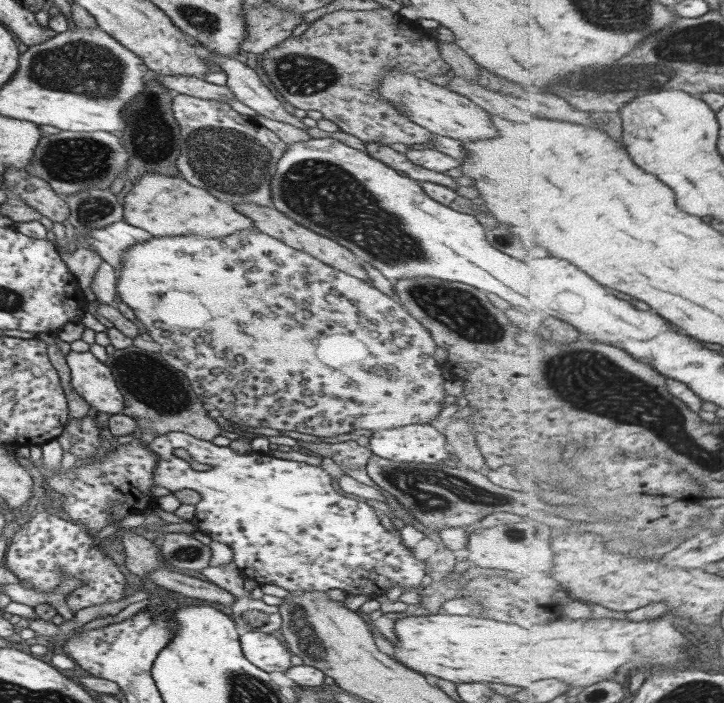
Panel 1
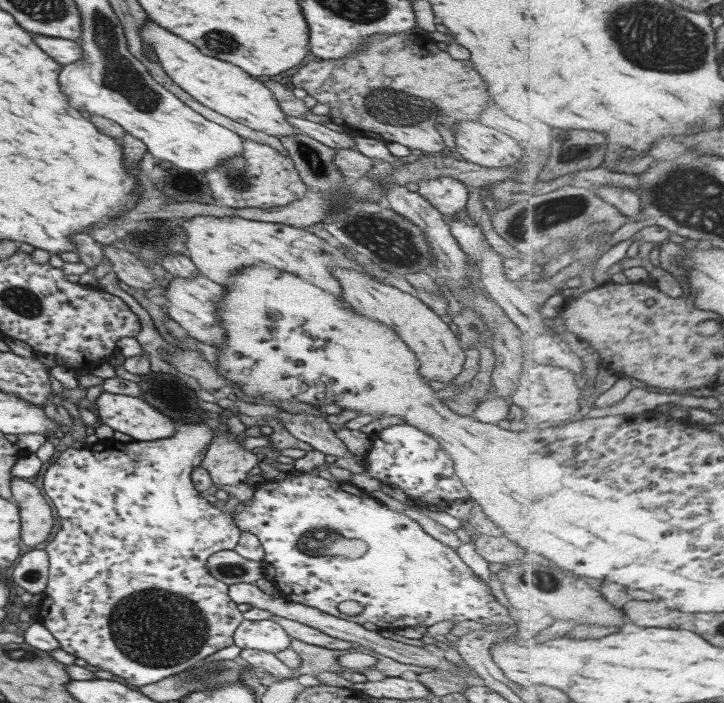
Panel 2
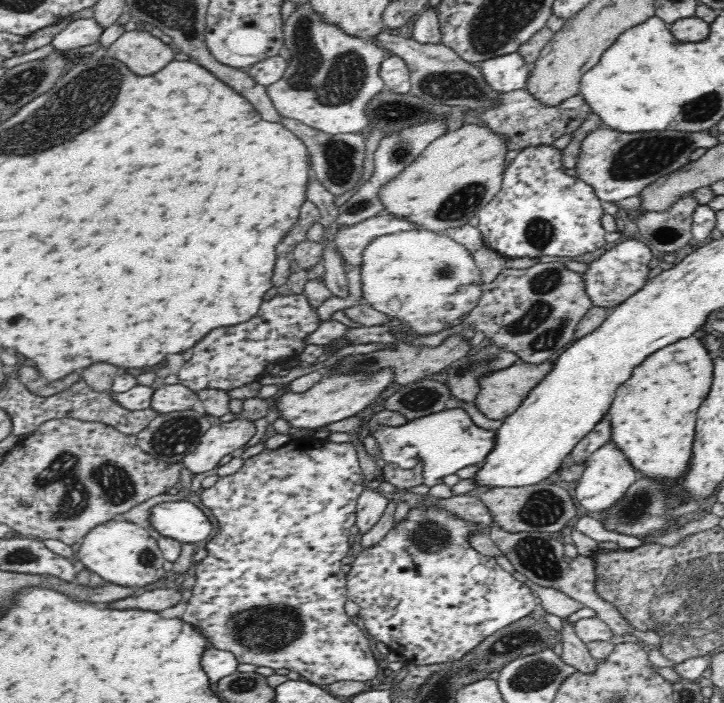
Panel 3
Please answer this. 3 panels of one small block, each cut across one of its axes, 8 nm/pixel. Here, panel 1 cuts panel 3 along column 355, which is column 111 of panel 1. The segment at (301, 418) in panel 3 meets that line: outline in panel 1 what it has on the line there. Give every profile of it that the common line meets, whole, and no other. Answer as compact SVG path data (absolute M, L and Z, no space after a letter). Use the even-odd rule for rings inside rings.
M89 351L69 352L64 357L69 370L69 386L94 411L120 414L124 403L112 372Z

